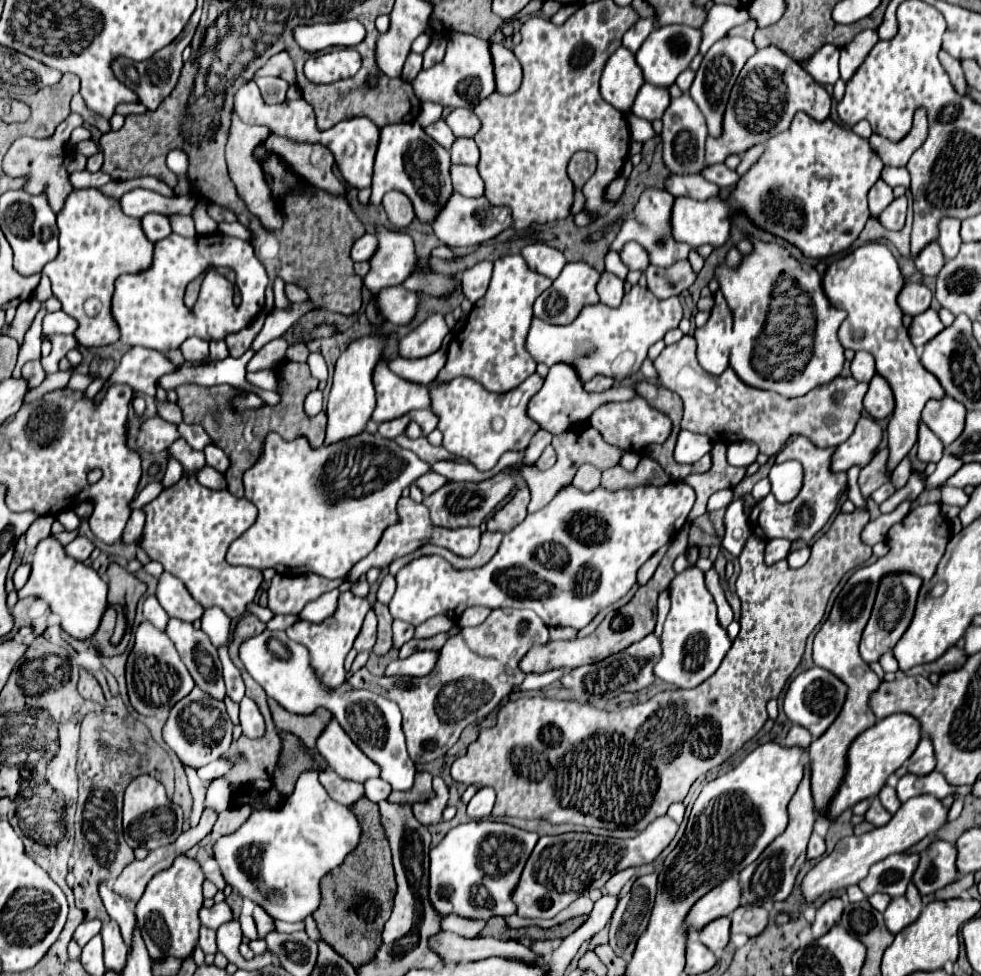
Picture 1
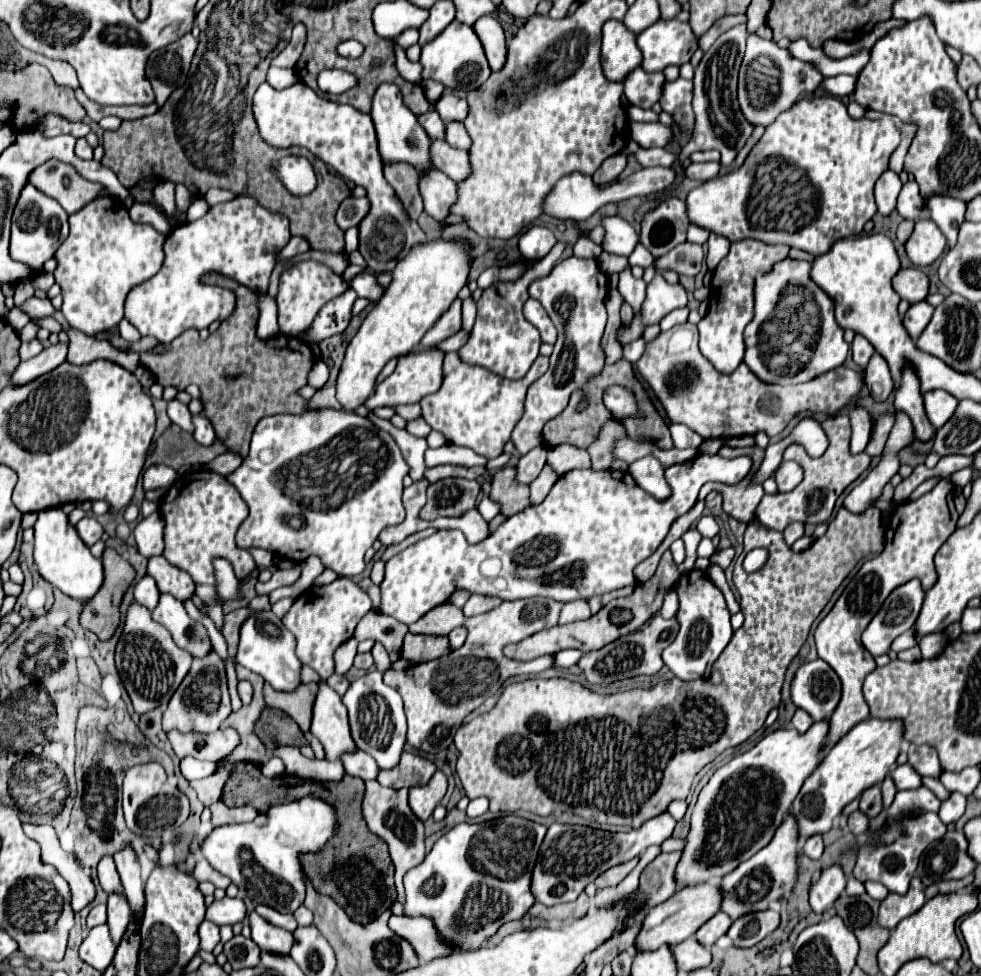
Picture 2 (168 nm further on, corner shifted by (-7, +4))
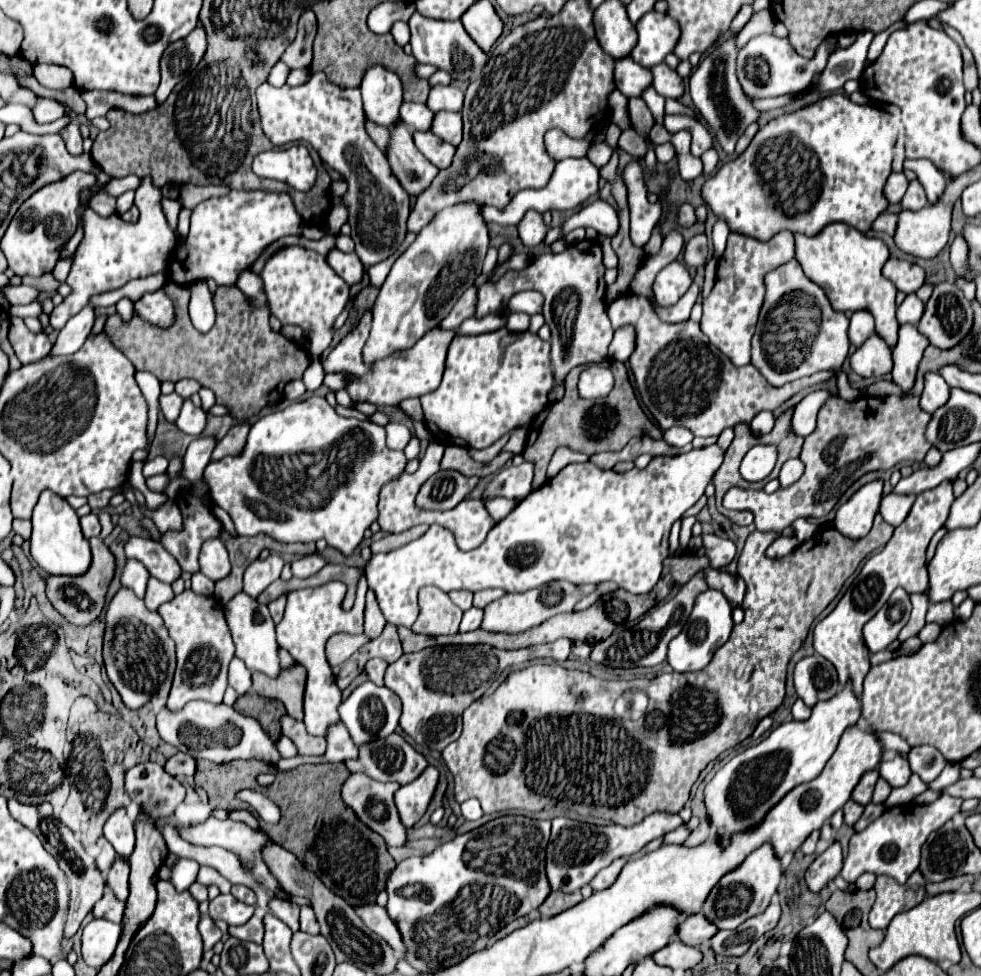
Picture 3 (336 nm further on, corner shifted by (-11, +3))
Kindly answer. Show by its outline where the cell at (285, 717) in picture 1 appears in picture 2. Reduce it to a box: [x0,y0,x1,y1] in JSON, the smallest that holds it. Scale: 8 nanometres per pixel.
[264,683,318,733]

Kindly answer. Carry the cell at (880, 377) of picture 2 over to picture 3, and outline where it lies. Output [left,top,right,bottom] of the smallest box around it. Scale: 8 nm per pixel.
[850,332,892,378]

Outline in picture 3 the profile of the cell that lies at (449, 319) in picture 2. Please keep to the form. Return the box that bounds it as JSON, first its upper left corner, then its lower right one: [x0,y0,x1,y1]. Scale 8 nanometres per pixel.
[440,286,478,328]

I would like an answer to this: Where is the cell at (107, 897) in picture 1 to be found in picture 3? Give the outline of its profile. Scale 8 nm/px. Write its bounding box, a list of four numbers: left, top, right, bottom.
[96,838,116,874]

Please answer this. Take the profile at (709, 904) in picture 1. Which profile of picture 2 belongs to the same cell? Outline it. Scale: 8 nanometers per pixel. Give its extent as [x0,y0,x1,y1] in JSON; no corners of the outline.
[636,883,720,949]

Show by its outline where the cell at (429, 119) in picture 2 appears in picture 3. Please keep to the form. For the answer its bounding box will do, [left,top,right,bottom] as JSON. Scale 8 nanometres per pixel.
[400,102,434,132]

